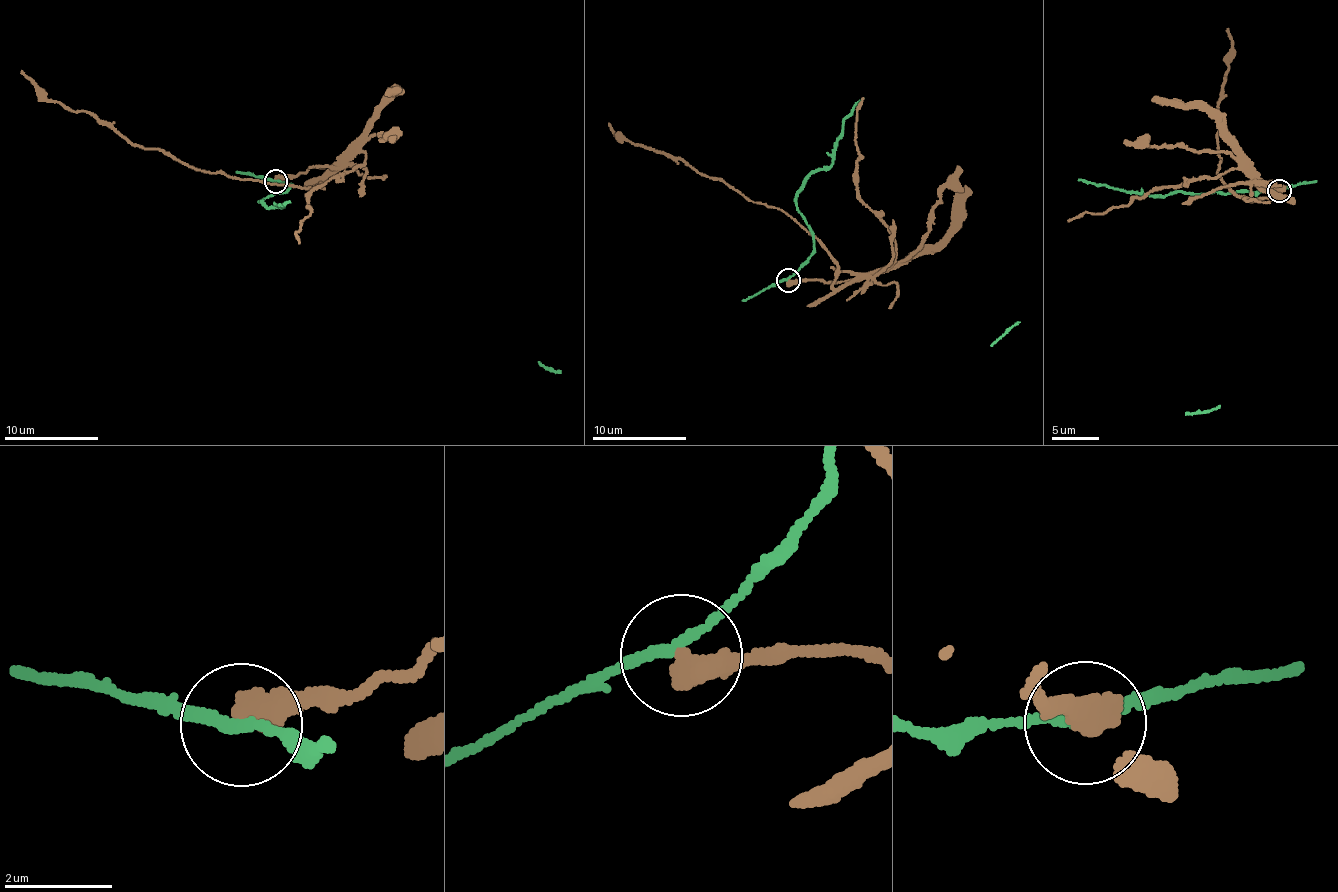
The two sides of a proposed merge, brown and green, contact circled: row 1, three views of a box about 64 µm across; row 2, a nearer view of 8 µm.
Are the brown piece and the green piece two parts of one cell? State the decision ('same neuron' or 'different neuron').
different neuron

